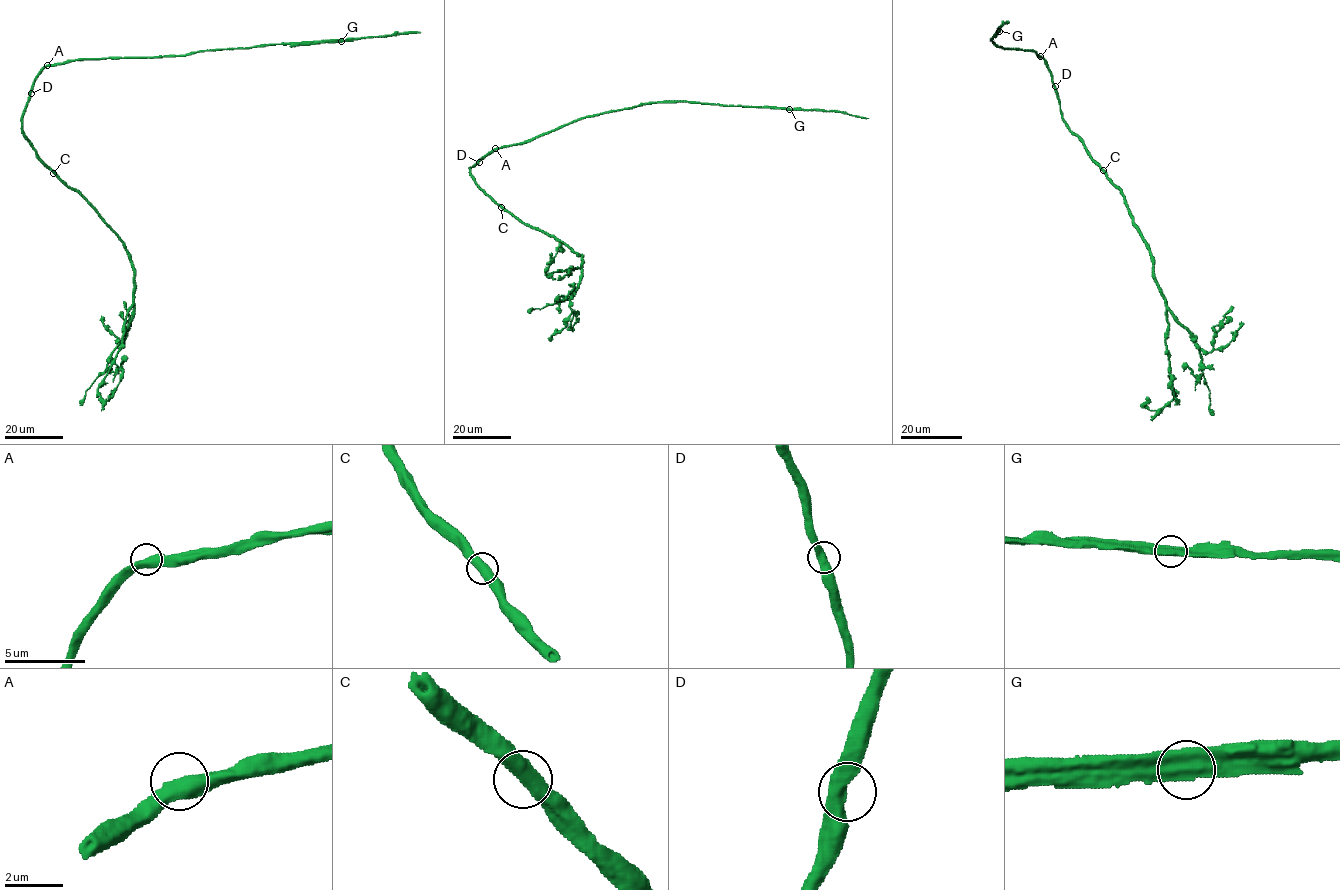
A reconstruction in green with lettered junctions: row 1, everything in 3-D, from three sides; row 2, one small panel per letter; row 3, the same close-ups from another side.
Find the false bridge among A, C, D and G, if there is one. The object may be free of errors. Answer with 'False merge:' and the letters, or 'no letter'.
False merge: G

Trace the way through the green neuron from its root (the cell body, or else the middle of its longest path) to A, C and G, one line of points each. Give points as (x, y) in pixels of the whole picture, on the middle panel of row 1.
A: (477, 162), (495, 148)
C: (477, 162), (471, 169), (471, 177), (501, 207)
G: (477, 162), (495, 149), (530, 141), (575, 121), (646, 104), (694, 102), (789, 109)

